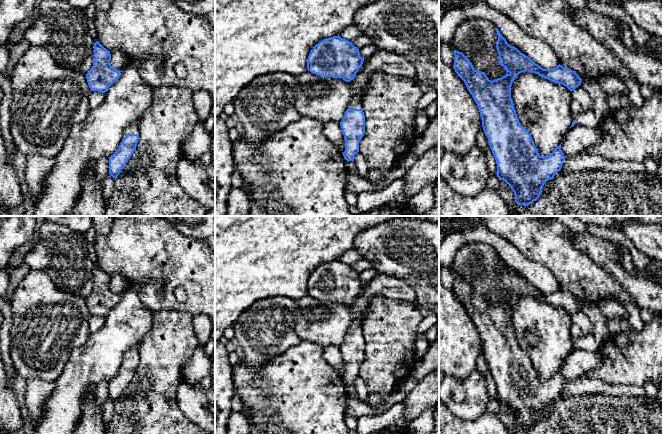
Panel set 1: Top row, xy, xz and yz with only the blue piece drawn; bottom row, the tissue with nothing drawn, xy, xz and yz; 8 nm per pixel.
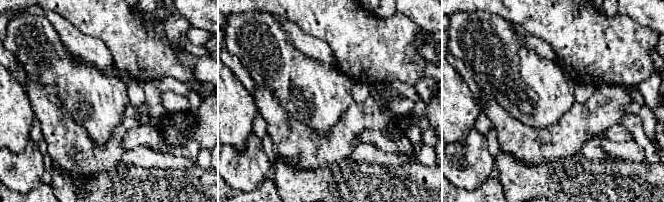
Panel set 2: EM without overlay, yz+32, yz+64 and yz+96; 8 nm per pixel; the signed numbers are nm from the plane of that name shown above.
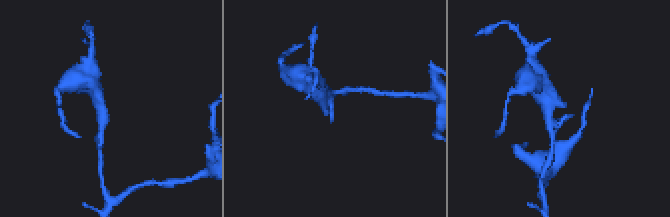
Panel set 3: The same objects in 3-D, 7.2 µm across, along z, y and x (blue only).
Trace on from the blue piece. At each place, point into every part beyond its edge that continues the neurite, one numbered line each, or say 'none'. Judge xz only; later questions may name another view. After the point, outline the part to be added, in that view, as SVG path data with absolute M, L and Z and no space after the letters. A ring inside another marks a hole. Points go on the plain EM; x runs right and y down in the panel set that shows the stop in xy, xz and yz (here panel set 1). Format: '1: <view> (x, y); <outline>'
1: xz (356, 327); M355 320L349 330L350 333L360 333L363 332L362 330L363 322L360 320Z

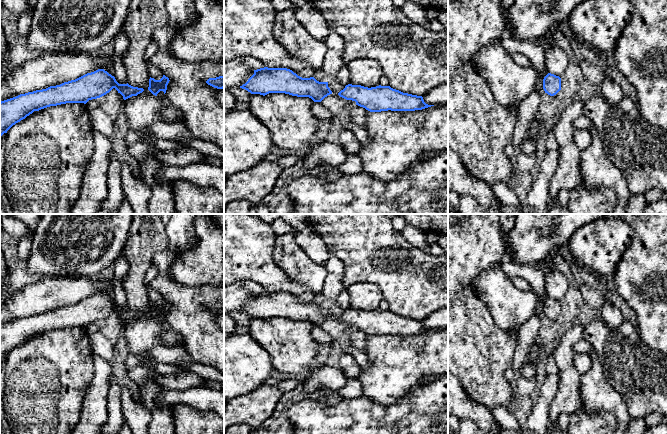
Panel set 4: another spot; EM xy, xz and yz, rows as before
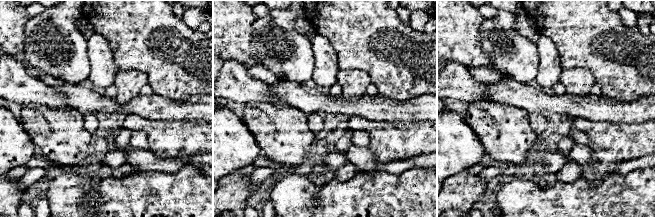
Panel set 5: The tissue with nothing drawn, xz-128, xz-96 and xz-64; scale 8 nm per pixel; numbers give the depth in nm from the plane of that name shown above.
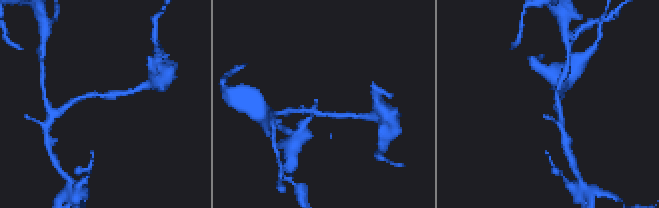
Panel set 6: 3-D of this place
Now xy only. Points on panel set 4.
none

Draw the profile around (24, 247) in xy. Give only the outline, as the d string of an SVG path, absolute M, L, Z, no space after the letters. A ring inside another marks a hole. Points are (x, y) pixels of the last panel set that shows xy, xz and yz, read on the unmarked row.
M33 232L28 236L19 239L19 244L17 247L19 260L26 260L29 257L31 252L32 236Z

